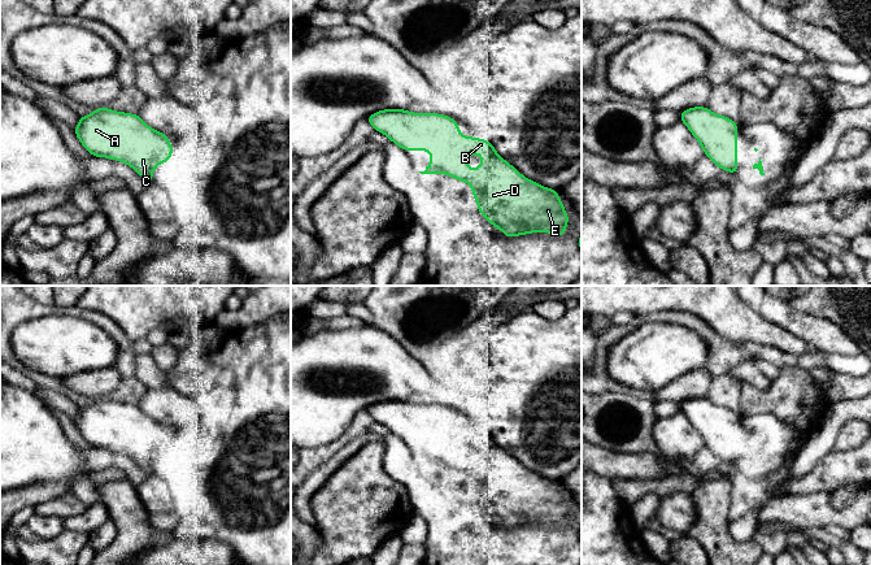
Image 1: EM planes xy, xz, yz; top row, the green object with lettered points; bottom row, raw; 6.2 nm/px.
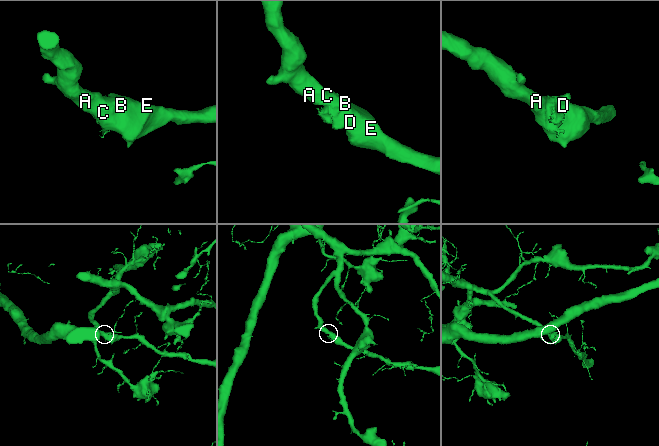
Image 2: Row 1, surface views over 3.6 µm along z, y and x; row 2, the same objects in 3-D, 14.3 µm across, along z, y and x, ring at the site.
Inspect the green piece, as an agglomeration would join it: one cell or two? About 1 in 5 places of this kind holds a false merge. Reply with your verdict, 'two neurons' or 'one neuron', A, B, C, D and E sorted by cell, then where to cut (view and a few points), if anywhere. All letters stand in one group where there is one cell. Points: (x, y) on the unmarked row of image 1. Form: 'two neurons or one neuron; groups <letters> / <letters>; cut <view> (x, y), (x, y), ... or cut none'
one neuron; groups A B C D E; cut none

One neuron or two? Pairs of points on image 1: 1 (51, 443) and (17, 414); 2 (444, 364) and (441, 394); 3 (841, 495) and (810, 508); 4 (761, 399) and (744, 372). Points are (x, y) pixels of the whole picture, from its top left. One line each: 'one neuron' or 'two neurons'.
1: one neuron
2: two neurons
3: two neurons
4: two neurons

